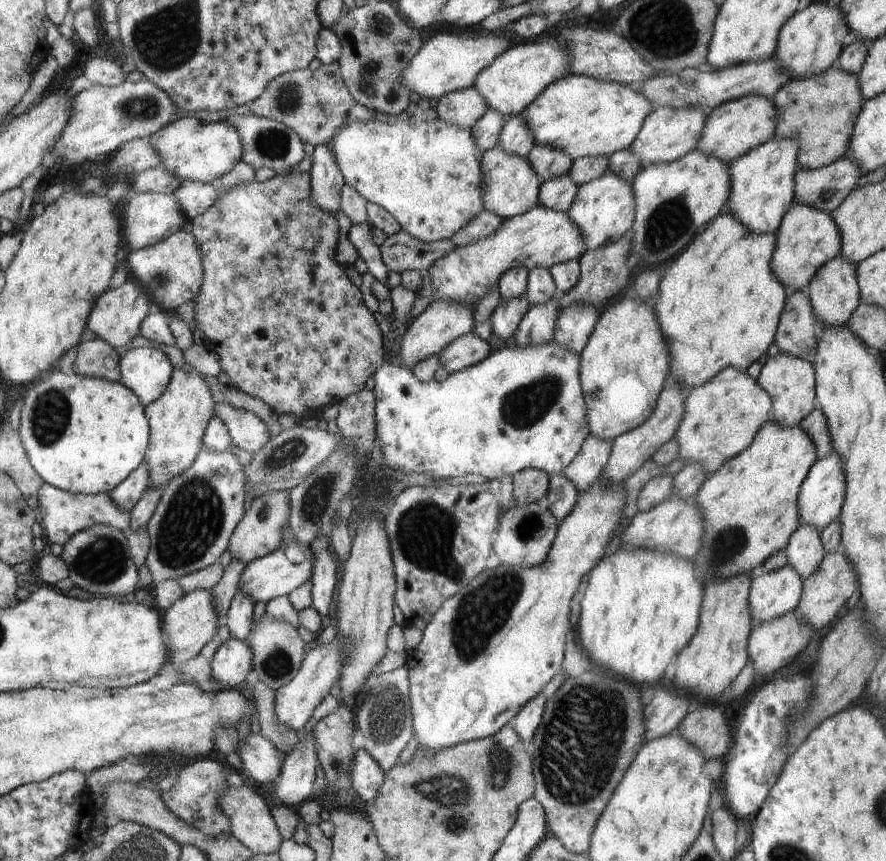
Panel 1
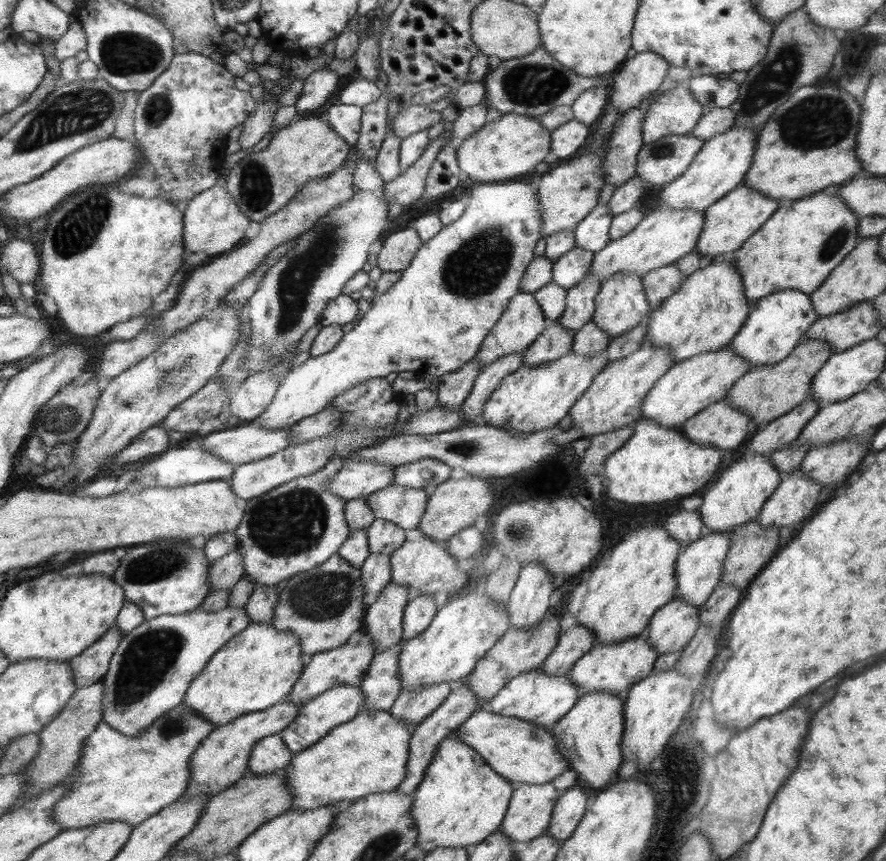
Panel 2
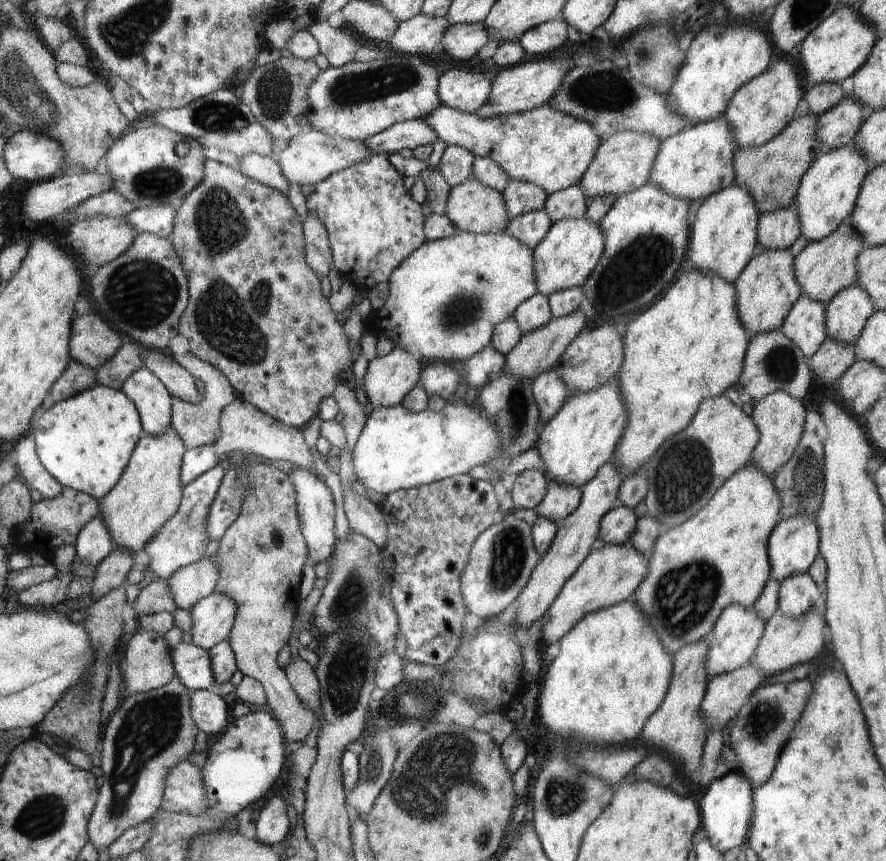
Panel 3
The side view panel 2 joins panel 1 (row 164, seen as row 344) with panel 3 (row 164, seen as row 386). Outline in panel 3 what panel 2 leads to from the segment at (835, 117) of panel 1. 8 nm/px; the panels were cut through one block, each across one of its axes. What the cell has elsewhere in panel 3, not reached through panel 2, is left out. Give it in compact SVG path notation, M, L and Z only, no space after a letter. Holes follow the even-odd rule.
M812 113L796 117L778 136L766 144L758 148L745 146L734 151L734 185L747 188L760 216L794 204L803 174L823 152L815 136L816 123L817 117Z

